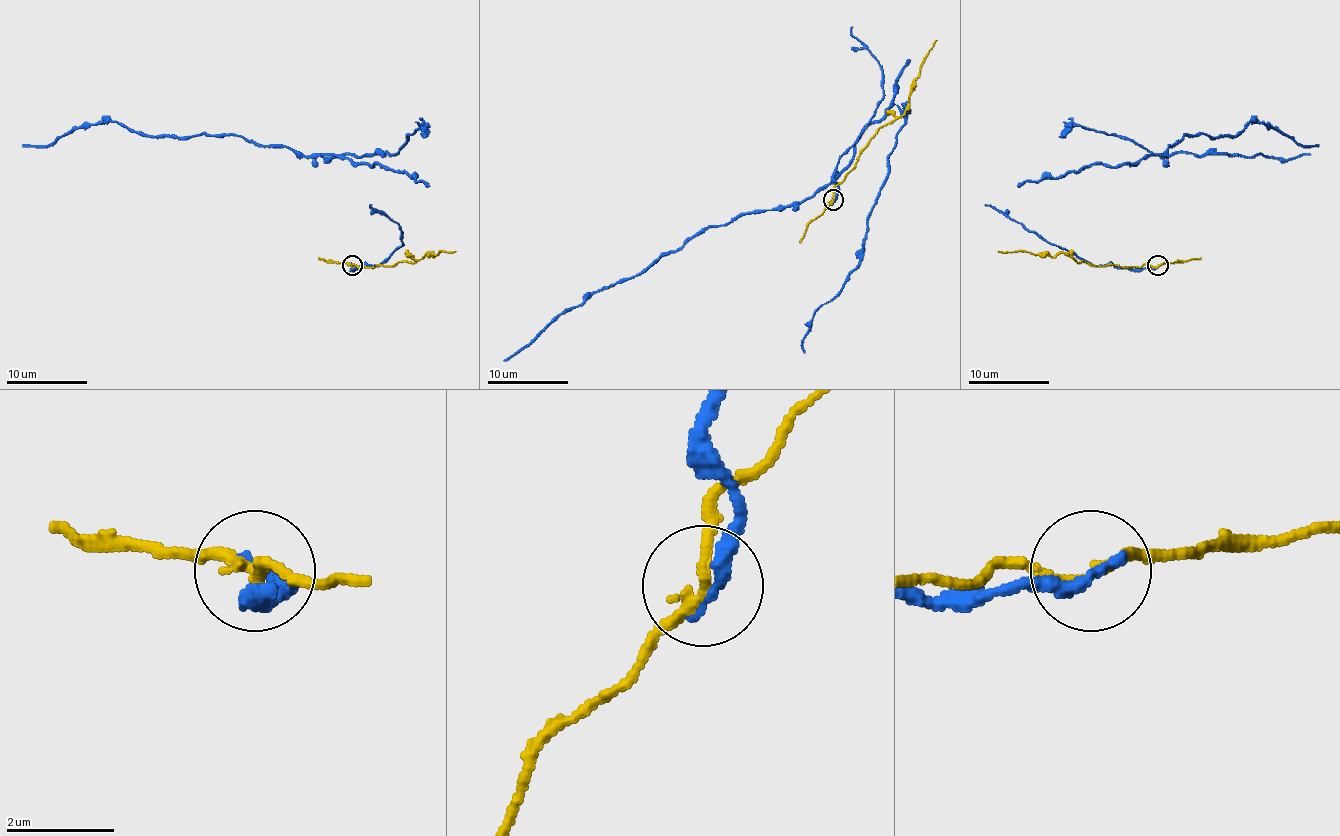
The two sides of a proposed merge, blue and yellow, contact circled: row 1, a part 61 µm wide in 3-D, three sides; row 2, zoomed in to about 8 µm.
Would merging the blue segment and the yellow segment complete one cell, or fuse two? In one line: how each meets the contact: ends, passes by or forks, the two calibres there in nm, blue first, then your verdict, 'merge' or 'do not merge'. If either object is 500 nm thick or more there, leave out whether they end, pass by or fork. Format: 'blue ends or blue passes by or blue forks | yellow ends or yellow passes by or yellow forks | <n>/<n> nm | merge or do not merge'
blue ends | yellow passes by | 300/180 nm | do not merge

